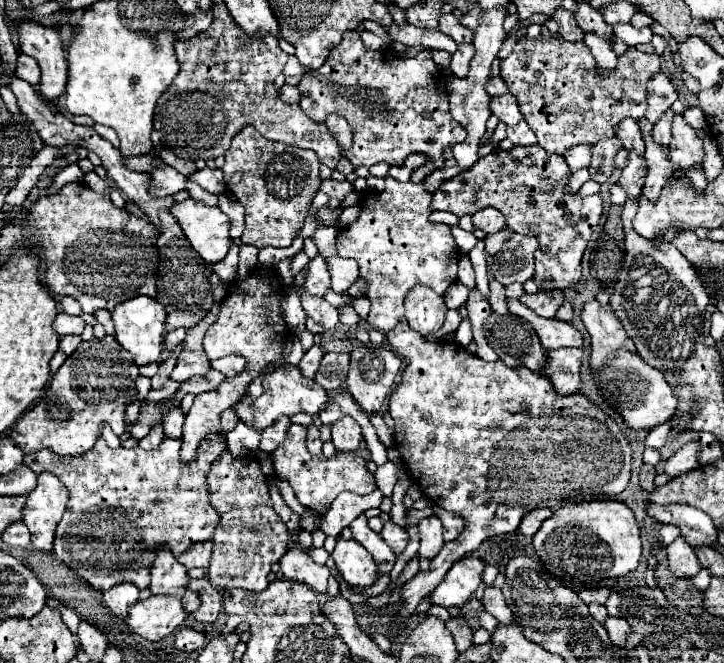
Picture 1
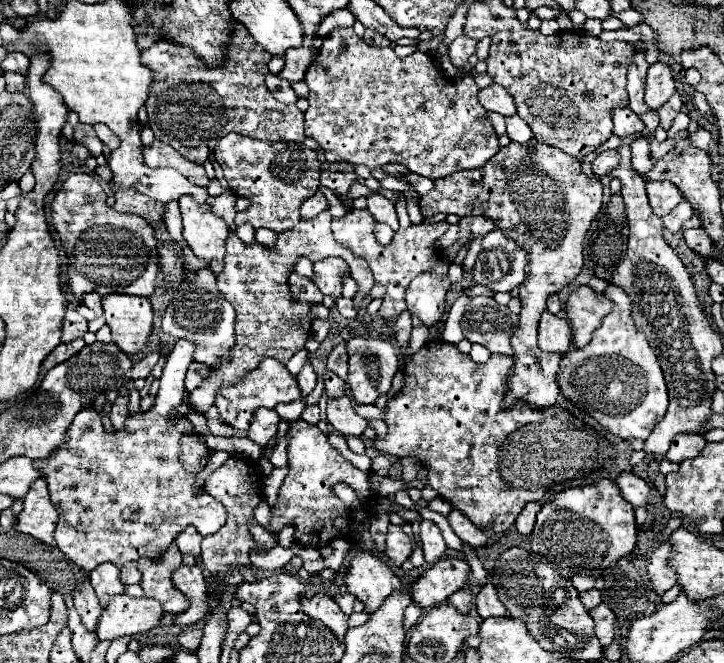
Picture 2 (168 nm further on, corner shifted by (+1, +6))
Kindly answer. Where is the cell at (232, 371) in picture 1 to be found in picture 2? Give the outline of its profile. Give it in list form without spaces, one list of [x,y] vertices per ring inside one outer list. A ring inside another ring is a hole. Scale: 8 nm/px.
[[[197,270],[197,278],[189,284],[177,286],[173,292],[167,310],[163,314],[163,332],[173,338],[187,338],[197,344],[195,360],[203,362],[211,368],[217,368],[231,360],[231,346],[235,342],[235,310],[233,306],[221,296],[217,288],[217,276],[209,270]]]

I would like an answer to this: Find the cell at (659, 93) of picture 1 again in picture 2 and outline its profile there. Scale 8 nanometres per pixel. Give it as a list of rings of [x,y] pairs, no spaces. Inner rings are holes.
[[[655,62],[647,72],[647,88],[645,88],[645,104],[651,110],[657,110],[669,96],[675,92],[675,80],[671,68],[667,64]]]

